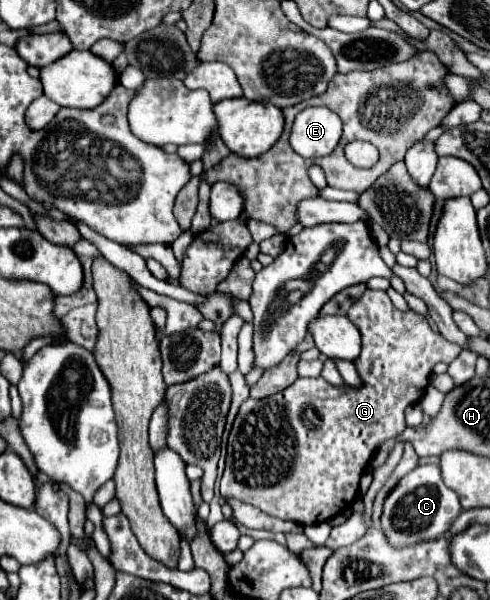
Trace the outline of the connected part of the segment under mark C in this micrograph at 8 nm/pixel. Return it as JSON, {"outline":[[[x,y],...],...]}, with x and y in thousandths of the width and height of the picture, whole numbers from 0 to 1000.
{"outline":[[[853,775],[845,785],[837,785],[829,795],[816,798],[816,805],[804,812],[804,818],[788,828],[784,855],[780,855],[780,882],[788,885],[788,895],[800,908],[824,912],[845,908],[869,898],[894,898],[914,882],[918,872],[939,858],[939,832],[927,818],[918,818],[898,792],[894,775]]]}

